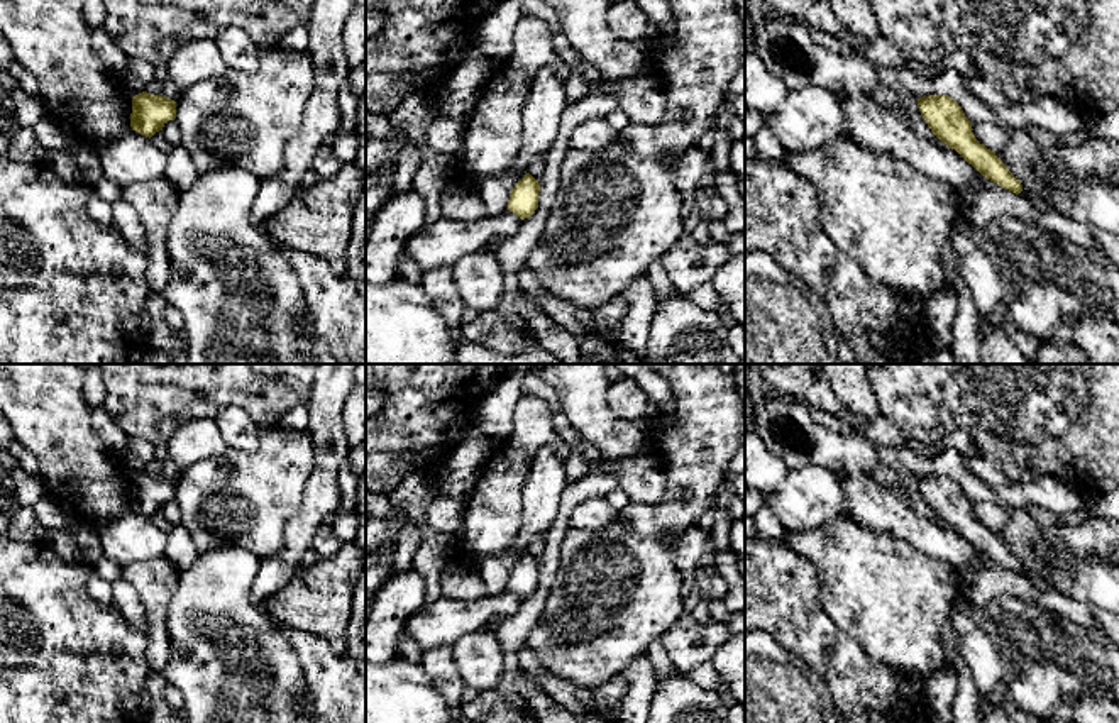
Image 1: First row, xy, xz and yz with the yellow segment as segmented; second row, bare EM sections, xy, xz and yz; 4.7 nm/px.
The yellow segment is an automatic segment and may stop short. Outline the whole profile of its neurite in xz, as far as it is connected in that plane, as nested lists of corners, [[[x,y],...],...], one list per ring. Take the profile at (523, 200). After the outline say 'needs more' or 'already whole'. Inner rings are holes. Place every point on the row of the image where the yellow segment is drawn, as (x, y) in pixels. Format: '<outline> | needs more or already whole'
[[[526,173],[511,190],[508,200],[508,210],[518,215],[521,220],[535,213],[538,207],[540,183]]] | already whole

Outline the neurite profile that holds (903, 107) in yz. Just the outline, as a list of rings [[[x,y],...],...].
[[[882,85],[879,88],[875,88],[870,95],[880,107],[892,112],[912,132],[916,132],[921,137],[928,137],[934,144],[941,144],[941,146],[948,147],[928,127],[926,120],[923,119],[923,115],[918,108],[918,98],[906,97],[901,91],[890,90]]]

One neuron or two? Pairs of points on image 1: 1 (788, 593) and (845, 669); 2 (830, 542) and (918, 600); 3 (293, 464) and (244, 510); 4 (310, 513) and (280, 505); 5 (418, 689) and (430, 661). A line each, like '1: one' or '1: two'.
1: one
2: one
3: one
4: two
5: two

